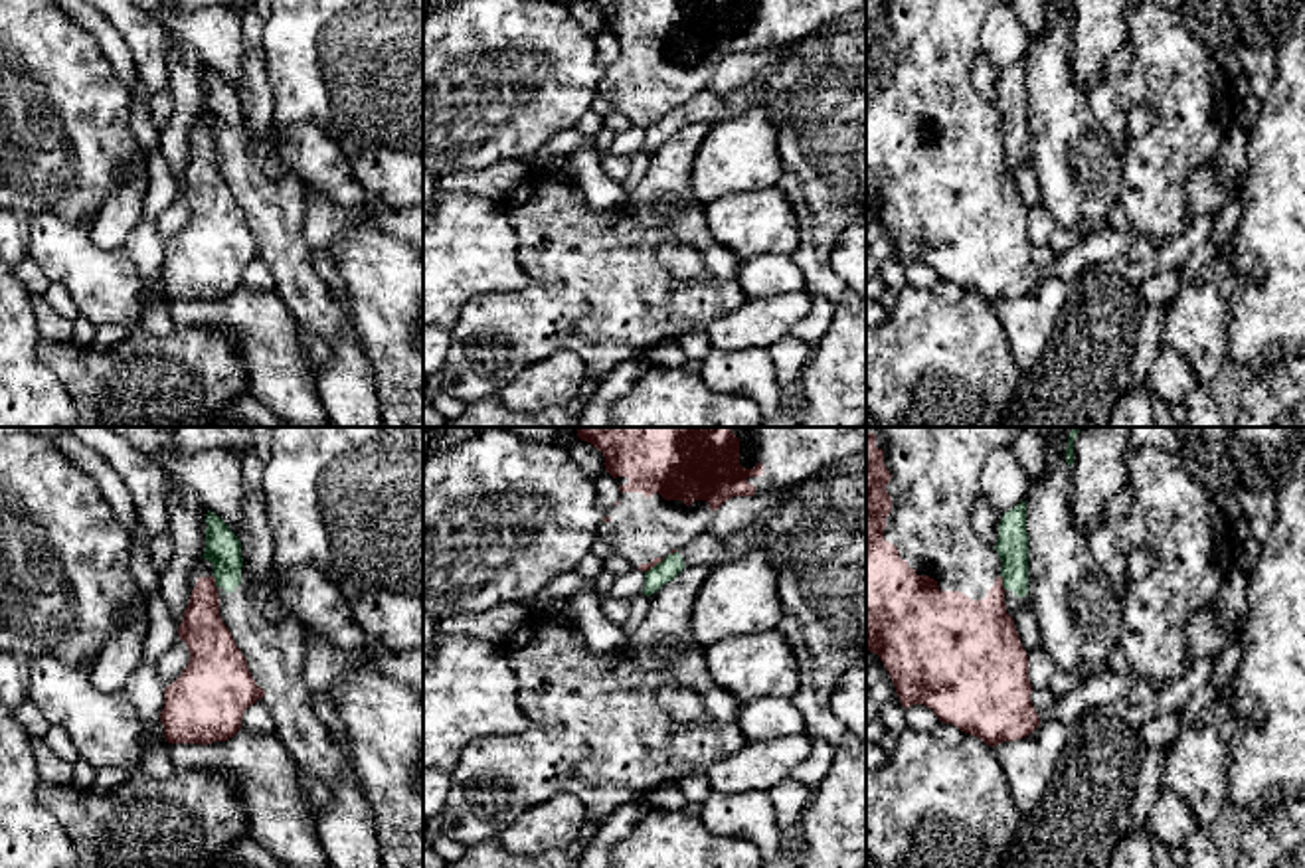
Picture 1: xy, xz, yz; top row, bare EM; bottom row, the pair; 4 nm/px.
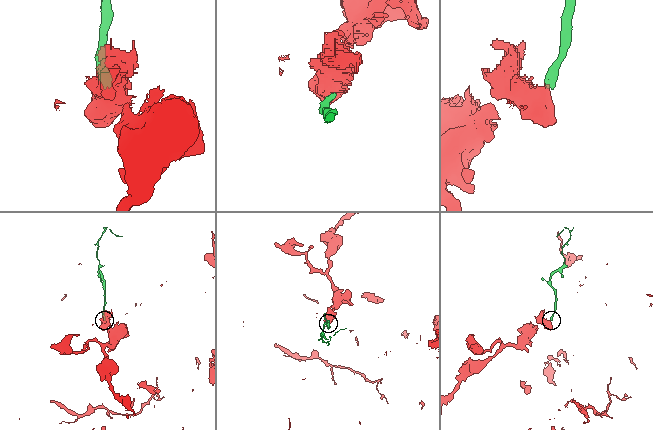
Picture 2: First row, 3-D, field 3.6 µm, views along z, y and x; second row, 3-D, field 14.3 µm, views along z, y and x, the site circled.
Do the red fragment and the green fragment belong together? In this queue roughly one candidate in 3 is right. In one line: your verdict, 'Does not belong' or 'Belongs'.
Does not belong

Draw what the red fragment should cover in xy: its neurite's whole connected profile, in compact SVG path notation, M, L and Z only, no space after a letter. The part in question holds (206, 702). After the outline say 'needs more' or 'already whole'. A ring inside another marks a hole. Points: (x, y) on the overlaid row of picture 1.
M198 560L188 573L190 603L178 637L190 651L182 674L164 688L160 722L168 743L227 741L249 706L265 696L219 617L214 564Z | needs more

